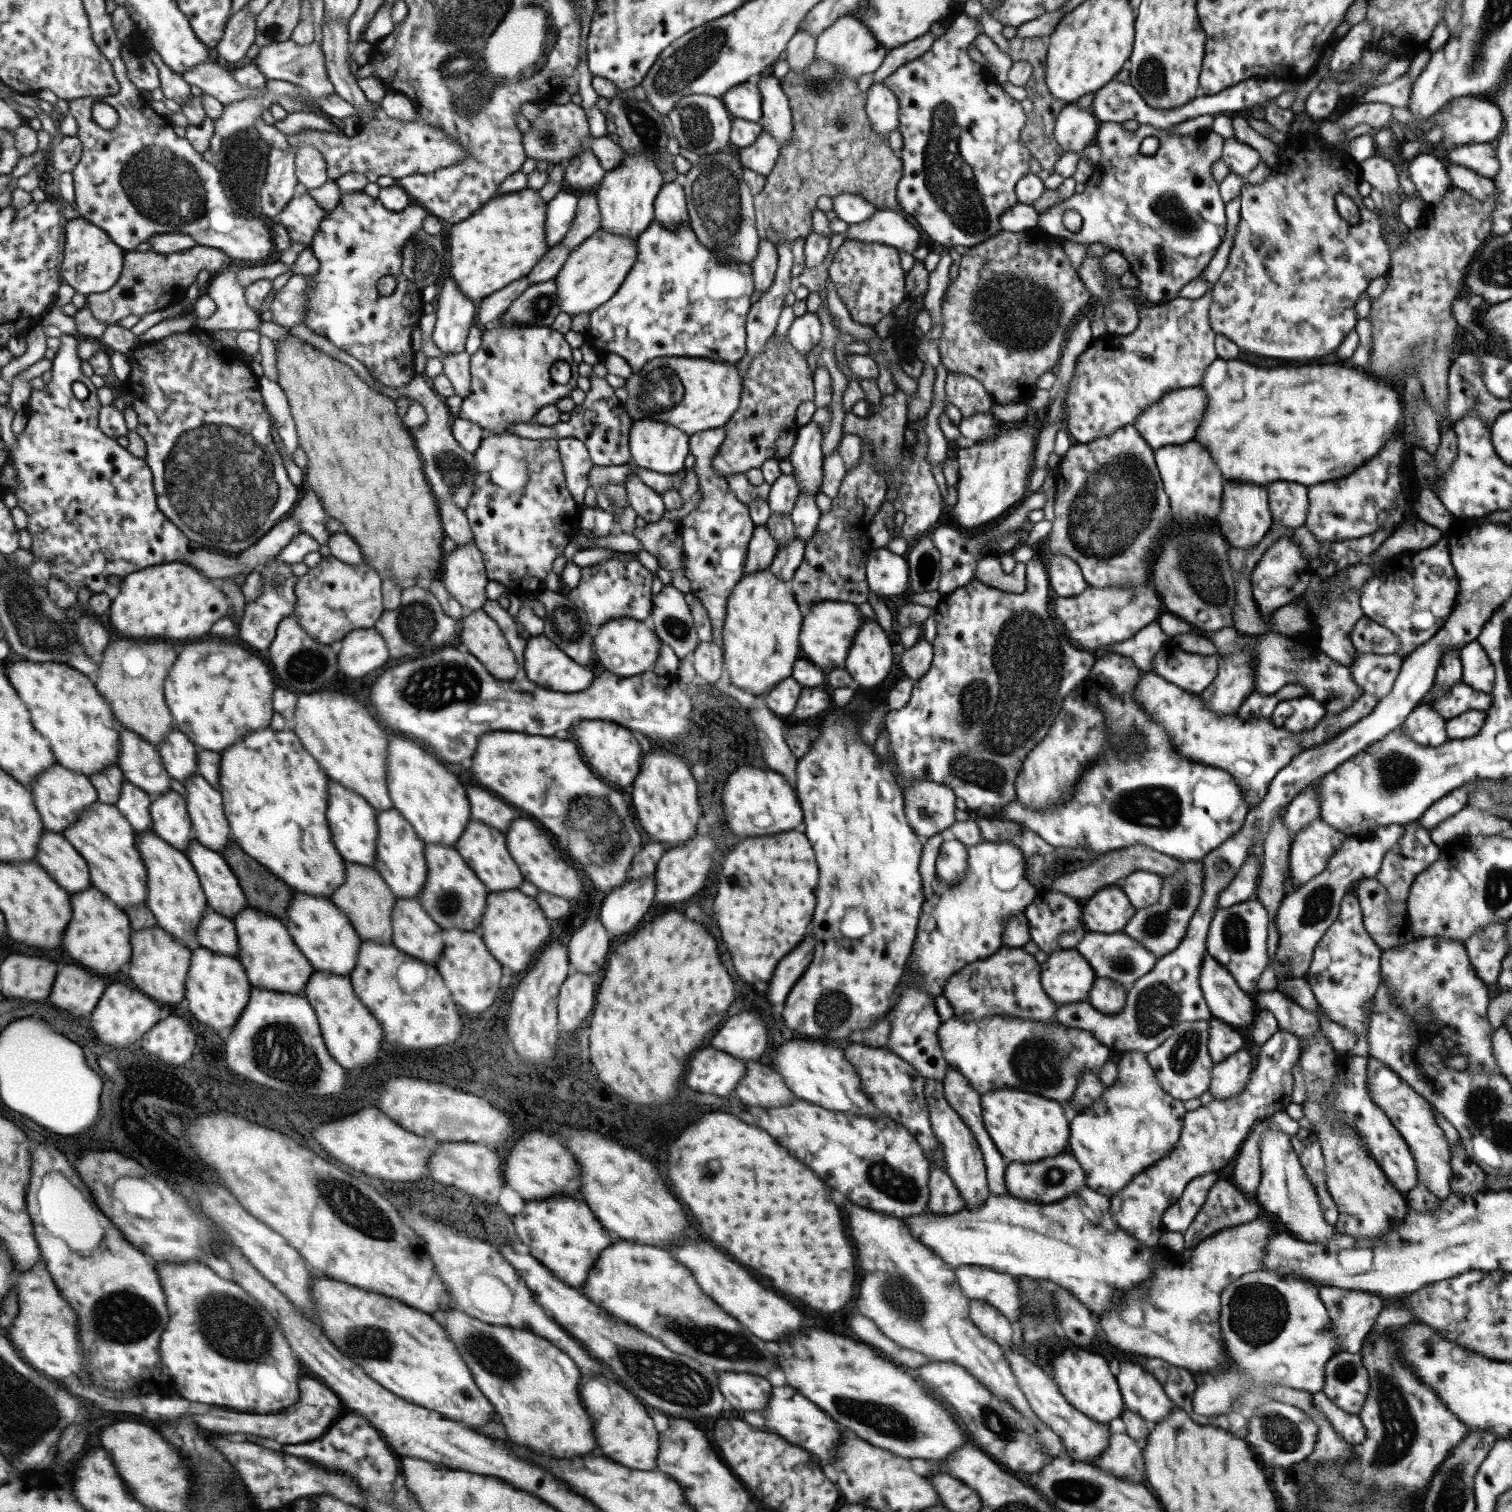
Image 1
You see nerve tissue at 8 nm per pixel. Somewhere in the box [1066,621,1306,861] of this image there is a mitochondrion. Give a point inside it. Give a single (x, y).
(1151, 806)

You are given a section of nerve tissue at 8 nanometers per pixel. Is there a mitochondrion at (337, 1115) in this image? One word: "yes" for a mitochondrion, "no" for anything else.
no

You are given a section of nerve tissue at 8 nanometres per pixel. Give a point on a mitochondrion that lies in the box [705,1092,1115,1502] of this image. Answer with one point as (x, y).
(883, 1422)

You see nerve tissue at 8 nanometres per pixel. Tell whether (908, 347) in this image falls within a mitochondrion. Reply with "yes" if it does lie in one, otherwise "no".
no

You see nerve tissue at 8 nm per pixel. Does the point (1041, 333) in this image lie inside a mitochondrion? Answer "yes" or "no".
yes

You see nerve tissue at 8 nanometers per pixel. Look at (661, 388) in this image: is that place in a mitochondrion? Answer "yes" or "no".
yes

